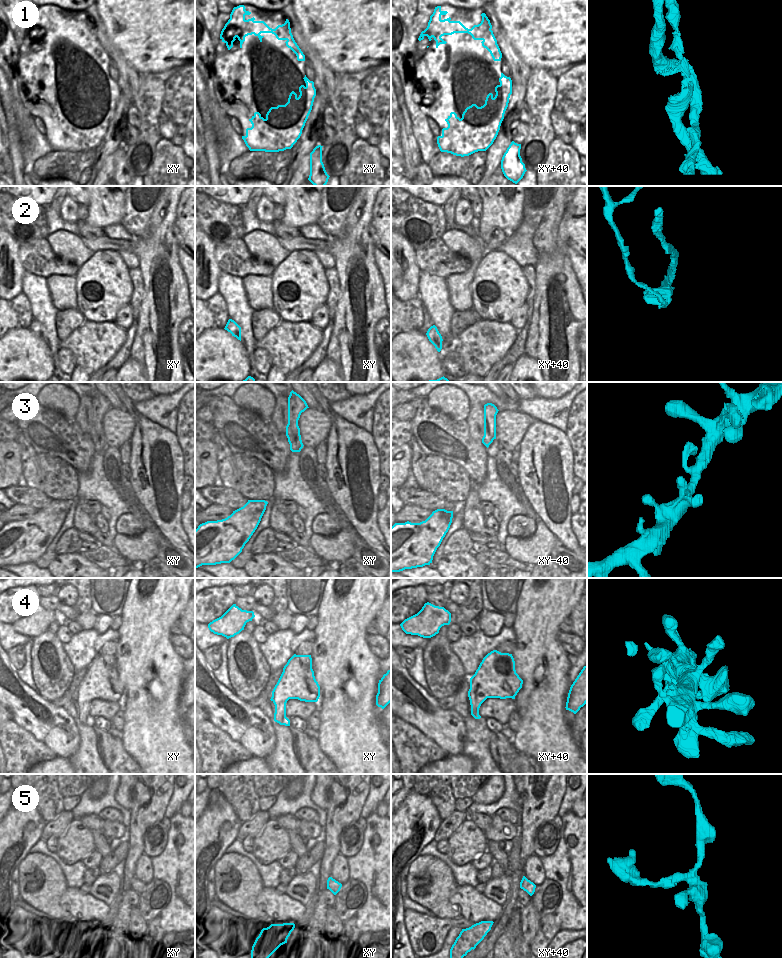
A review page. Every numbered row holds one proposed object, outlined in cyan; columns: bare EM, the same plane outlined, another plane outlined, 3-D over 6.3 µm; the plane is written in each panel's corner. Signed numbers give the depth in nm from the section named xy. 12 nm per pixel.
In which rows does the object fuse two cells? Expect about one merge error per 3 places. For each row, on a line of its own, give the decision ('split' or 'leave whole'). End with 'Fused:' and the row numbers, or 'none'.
1: split
2: split
3: leave whole
4: leave whole
5: leave whole
Fused: 1, 2

